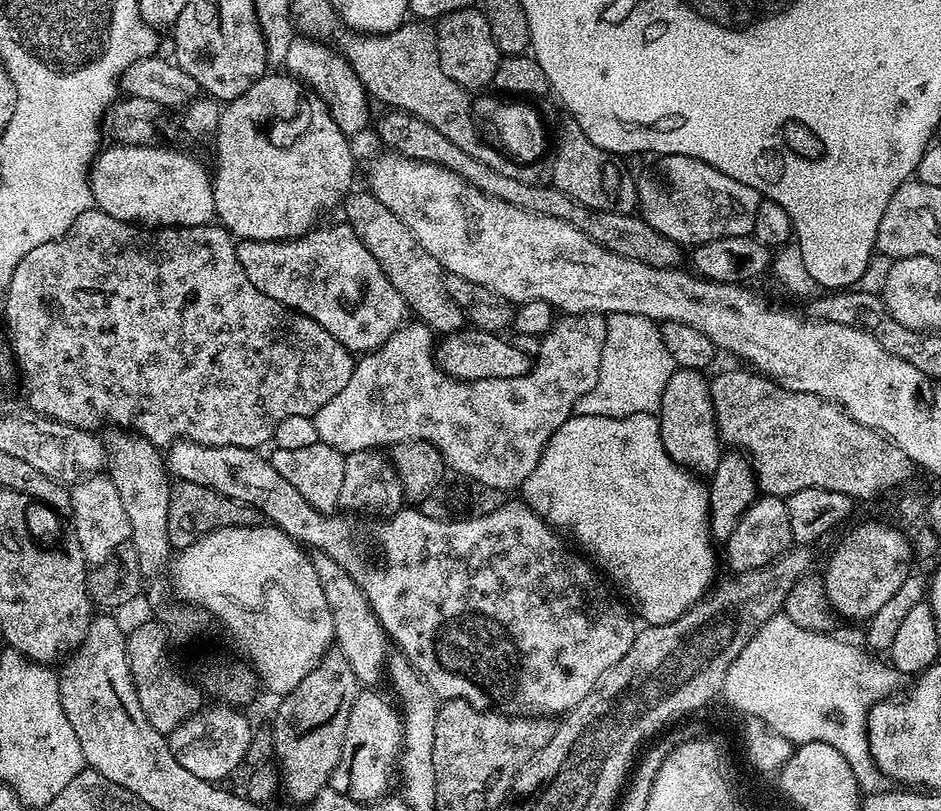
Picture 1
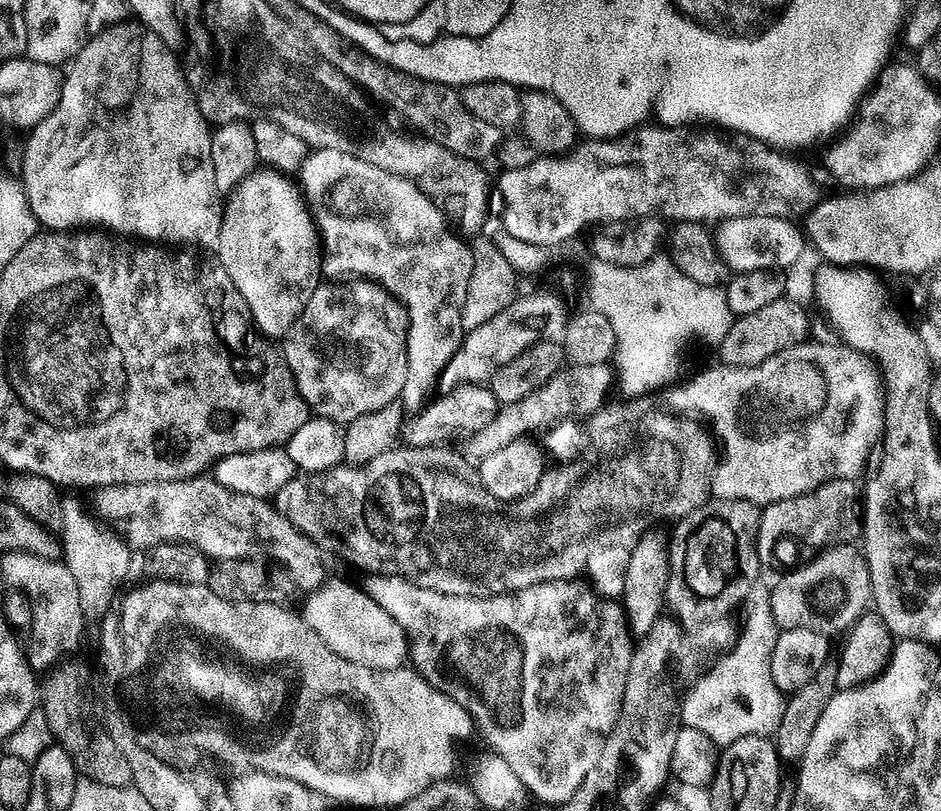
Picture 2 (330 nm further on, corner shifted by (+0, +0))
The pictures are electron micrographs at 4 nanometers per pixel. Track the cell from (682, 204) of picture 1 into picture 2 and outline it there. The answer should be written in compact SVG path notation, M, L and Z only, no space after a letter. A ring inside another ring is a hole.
M730 218L715 225L714 239L718 254L733 273L754 270L785 270L796 261L806 244L806 236L791 220L782 218Z

